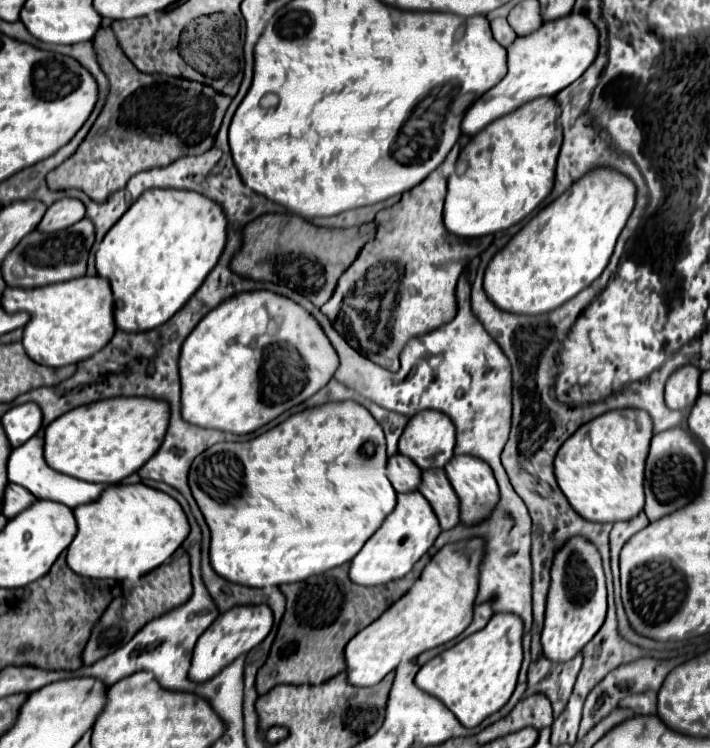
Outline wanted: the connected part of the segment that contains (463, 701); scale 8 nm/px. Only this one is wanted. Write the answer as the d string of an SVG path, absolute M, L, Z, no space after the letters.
M494 614L486 628L474 632L472 636L464 638L462 642L454 644L452 648L444 650L442 654L426 662L416 674L416 686L442 700L444 706L460 720L462 726L476 728L484 718L498 712L508 702L508 698L516 688L516 680L522 664L522 634L524 634L524 622L520 622L516 614Z

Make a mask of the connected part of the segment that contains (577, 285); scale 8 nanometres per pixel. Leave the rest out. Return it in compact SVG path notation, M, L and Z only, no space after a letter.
M594 168L588 176L582 176L580 180L576 180L576 184L572 184L572 188L564 192L564 196L544 206L490 260L486 274L484 274L484 290L488 298L498 308L506 312L514 312L514 314L544 314L544 312L558 308L566 300L574 298L580 290L592 284L606 268L614 252L614 244L622 228L626 226L628 216L634 210L634 204L636 204L636 184L632 184L628 176L624 176L622 172L614 168Z

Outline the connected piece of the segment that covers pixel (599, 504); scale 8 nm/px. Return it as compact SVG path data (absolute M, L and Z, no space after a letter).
M610 410L580 426L558 450L554 472L572 508L590 522L630 520L644 508L644 462L652 440L652 418L644 410Z

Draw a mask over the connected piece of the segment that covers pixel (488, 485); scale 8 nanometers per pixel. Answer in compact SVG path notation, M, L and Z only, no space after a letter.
M454 456L446 464L446 474L460 498L460 522L476 524L488 518L500 500L492 468L474 456Z

